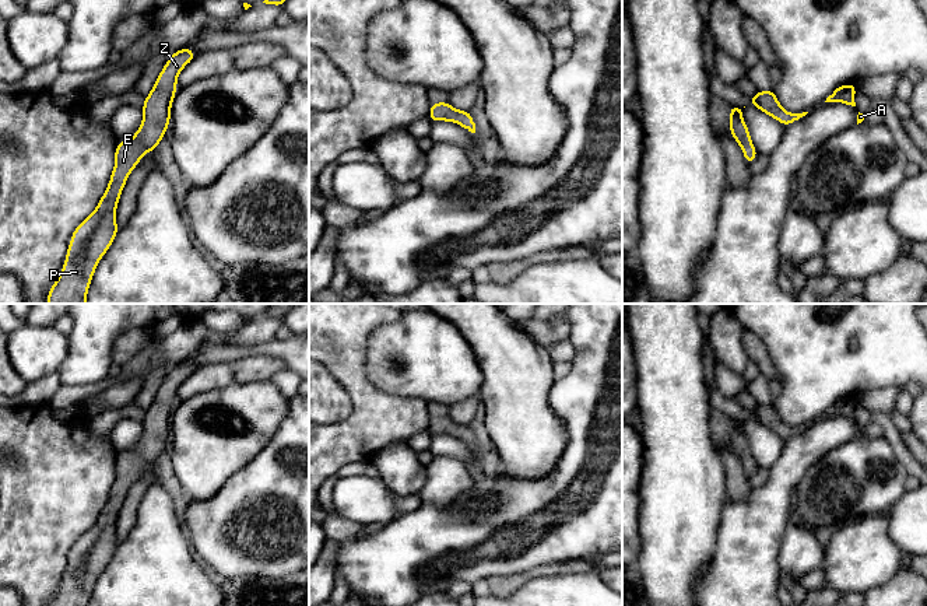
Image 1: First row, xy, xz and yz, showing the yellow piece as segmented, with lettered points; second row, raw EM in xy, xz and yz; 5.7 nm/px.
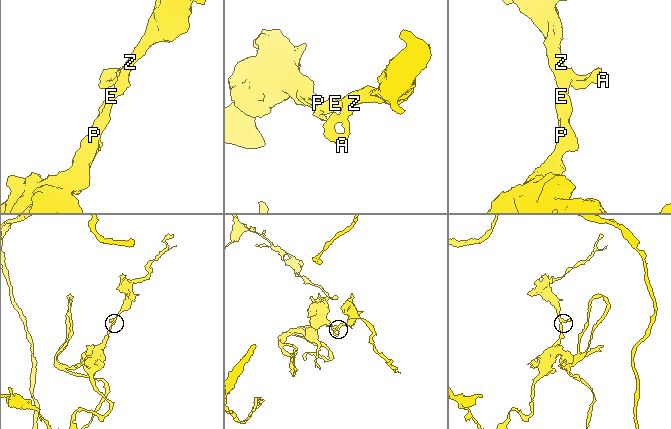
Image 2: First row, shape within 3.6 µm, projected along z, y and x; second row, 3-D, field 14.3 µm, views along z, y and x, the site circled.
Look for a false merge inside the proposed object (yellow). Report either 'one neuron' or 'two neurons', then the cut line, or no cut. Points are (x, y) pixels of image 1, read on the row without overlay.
one neuron; cut none

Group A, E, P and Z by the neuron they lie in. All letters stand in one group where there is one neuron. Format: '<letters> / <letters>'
A E P Z

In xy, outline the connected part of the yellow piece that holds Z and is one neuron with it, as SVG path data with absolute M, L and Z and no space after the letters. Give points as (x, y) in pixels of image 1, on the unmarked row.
M183 361L172 367L143 417L143 435L130 453L117 455L115 481L96 522L74 543L64 579L49 606L88 606L98 575L110 561L119 542L116 522L130 486L143 469L155 465L171 435L178 389L196 371Z

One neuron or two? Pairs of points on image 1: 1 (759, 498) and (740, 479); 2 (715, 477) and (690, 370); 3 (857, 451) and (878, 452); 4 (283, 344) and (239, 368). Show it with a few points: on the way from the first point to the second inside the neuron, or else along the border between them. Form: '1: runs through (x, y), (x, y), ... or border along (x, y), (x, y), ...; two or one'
1: border along (752, 489), (744, 498), (727, 498); two
2: runs through (690, 451), (690, 396); one
3: runs through (863, 452), (873, 452); one
4: border along (231, 364), (248, 356), (276, 356), (287, 367); two

